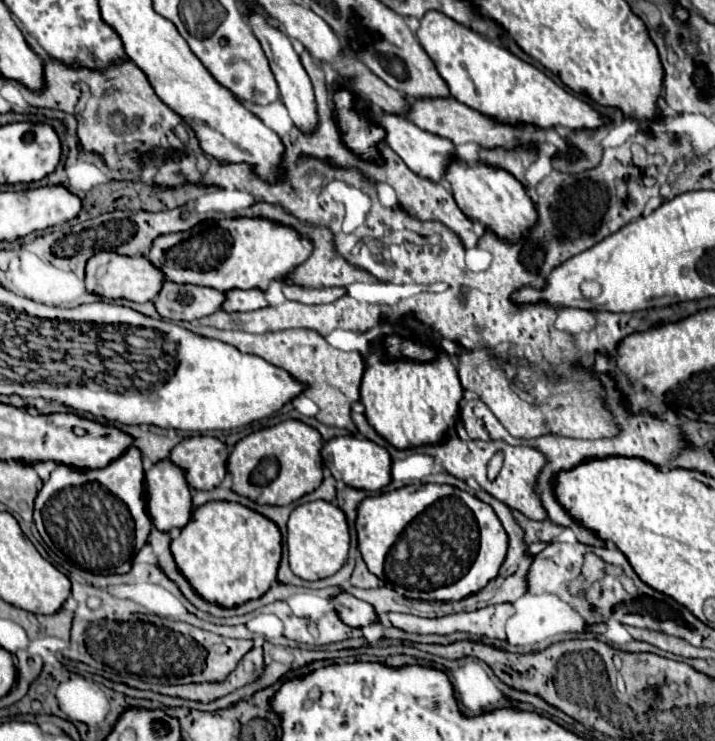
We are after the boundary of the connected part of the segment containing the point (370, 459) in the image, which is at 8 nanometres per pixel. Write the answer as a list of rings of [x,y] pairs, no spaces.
[[[344,435],[344,437],[330,439],[322,447],[322,459],[336,481],[344,481],[346,485],[350,485],[354,489],[380,491],[380,489],[388,487],[392,481],[392,477],[390,477],[390,469],[392,469],[390,453],[366,437]]]

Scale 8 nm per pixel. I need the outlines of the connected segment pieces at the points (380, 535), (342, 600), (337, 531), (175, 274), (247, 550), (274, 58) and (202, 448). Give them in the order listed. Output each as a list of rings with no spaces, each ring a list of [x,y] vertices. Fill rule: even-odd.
[[[420,483],[420,485],[408,485],[390,493],[382,493],[376,497],[366,497],[360,505],[358,505],[358,519],[356,519],[356,531],[358,531],[358,549],[368,565],[368,569],[380,577],[386,579],[386,561],[388,561],[388,553],[394,547],[394,543],[398,541],[398,537],[402,535],[402,531],[410,525],[410,521],[420,515],[426,507],[434,505],[436,501],[440,501],[442,497],[452,497],[456,495],[458,489],[450,487],[450,485],[438,485],[438,483]]]
[[[338,593],[332,597],[334,611],[336,615],[350,627],[362,627],[362,625],[372,625],[378,621],[372,605],[366,601],[360,601],[356,597],[350,597],[350,593]]]
[[[312,501],[298,505],[290,519],[288,519],[288,555],[290,555],[290,569],[306,579],[316,581],[334,575],[346,561],[350,549],[350,531],[348,519],[344,511],[328,501]]]
[[[220,217],[198,223],[190,231],[162,235],[152,243],[148,259],[164,271],[174,283],[206,285],[226,293],[224,311],[256,311],[268,307],[260,289],[272,281],[286,279],[306,257],[310,257],[310,239],[304,239],[294,227],[280,225],[266,217]],[[248,289],[248,291],[242,291]]]
[[[208,501],[192,513],[192,519],[176,541],[172,555],[190,585],[206,599],[224,607],[262,597],[276,581],[282,557],[282,535],[276,523],[240,503]]]
[[[250,3],[246,7],[250,9],[250,13],[246,15],[246,23],[250,25],[254,37],[260,41],[260,45],[262,45],[262,49],[264,49],[268,61],[270,61],[270,69],[272,69],[276,81],[278,81],[278,87],[280,87],[282,103],[286,105],[286,109],[288,109],[294,125],[300,127],[304,133],[312,133],[316,129],[316,125],[318,125],[312,83],[310,83],[306,71],[304,71],[304,67],[302,67],[302,63],[300,63],[300,59],[298,59],[298,55],[296,55],[296,51],[294,51],[294,47],[290,43],[290,37],[282,29],[270,25],[268,17],[264,17],[260,13],[254,13],[254,9],[252,9]]]
[[[190,437],[180,441],[170,459],[186,471],[186,479],[194,489],[214,489],[226,477],[230,449],[216,437]]]

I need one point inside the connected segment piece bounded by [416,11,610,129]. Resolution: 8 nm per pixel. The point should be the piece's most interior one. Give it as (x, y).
(486, 77)

